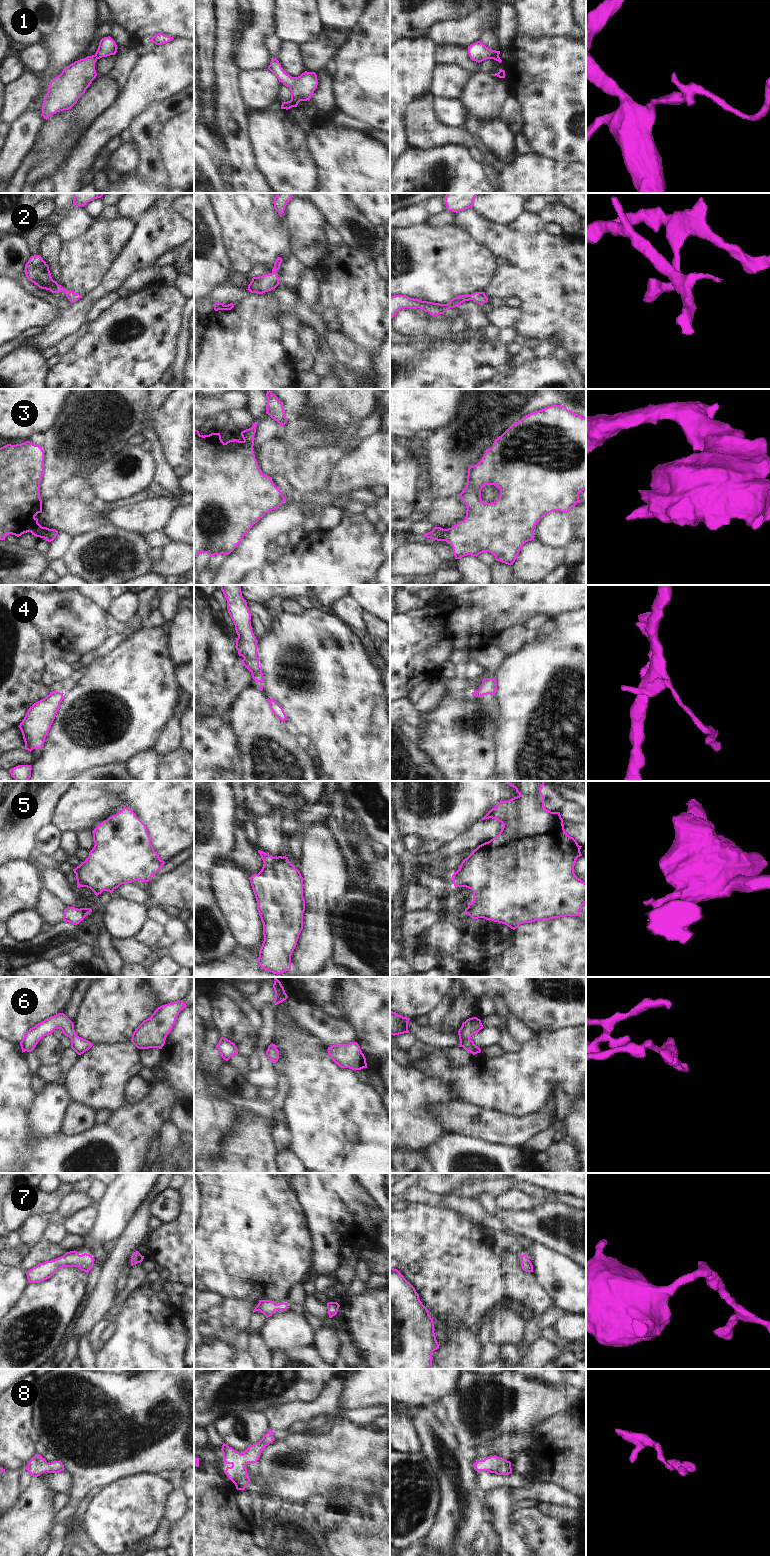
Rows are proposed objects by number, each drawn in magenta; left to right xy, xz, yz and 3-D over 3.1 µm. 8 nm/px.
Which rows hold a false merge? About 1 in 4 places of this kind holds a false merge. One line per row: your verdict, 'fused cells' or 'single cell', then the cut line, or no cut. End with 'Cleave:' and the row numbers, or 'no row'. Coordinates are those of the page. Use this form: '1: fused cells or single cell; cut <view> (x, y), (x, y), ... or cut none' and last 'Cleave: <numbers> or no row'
1: fused cells; cut xz (290, 100), (293, 106)
2: single cell; cut none
3: single cell; cut none
4: fused cells; cut xz (258, 666), (251, 673)
5: single cell; cut none
6: single cell; cut none
7: single cell; cut none
8: single cell; cut none
Cleave: 1, 4

